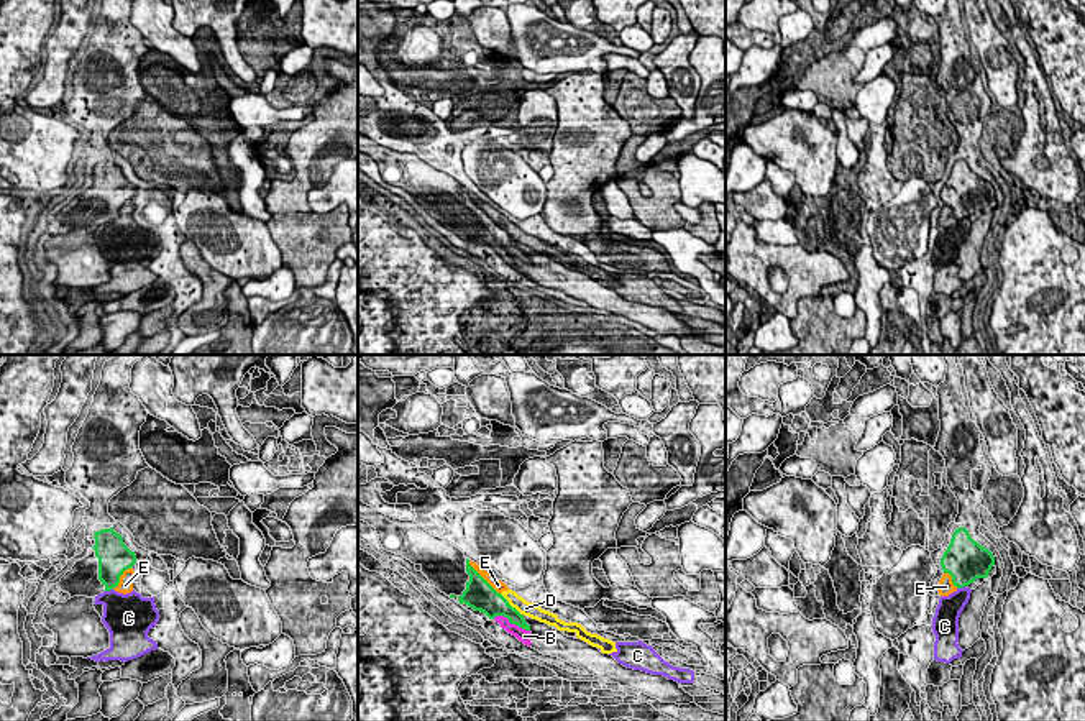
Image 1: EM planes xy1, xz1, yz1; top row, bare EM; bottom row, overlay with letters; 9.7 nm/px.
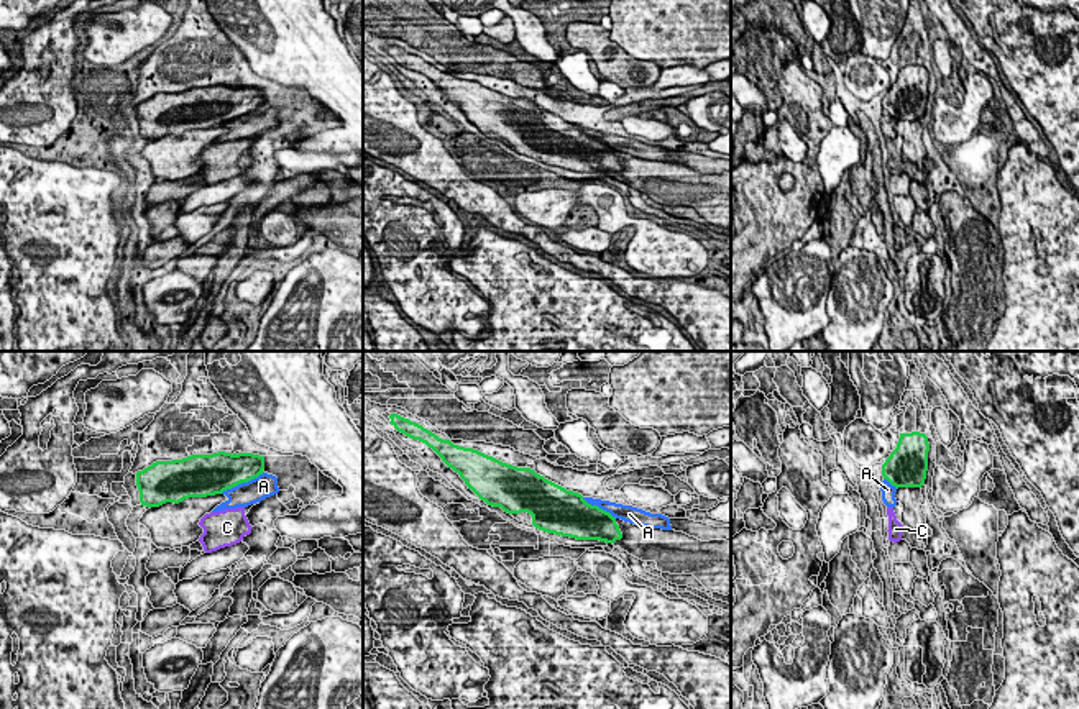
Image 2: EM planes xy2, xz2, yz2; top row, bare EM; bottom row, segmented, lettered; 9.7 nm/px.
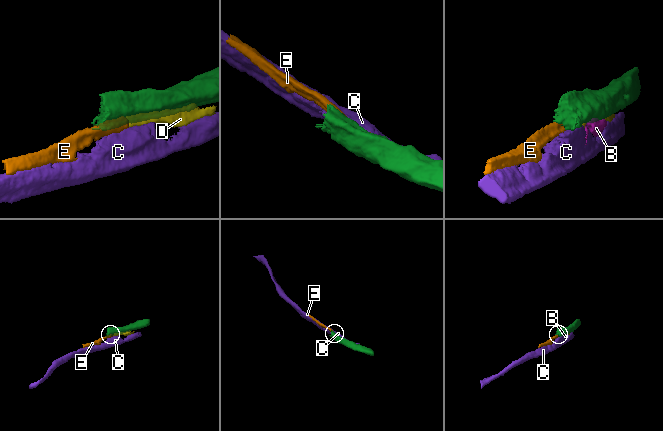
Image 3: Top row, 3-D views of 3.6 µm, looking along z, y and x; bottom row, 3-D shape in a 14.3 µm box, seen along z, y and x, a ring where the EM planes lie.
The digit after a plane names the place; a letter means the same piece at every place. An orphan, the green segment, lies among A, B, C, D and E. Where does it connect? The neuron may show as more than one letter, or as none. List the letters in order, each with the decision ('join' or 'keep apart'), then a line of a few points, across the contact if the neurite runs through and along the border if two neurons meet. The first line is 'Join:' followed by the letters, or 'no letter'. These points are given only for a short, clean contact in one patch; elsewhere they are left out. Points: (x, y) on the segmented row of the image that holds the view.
Join: no letter
A: keep apart
B: keep apart | xz1 (493, 618), (504, 616), (529, 631)
C: keep apart | yz1 (967, 585), (957, 588)
D: keep apart
E: keep apart | xz1 (468, 560), (499, 593)

